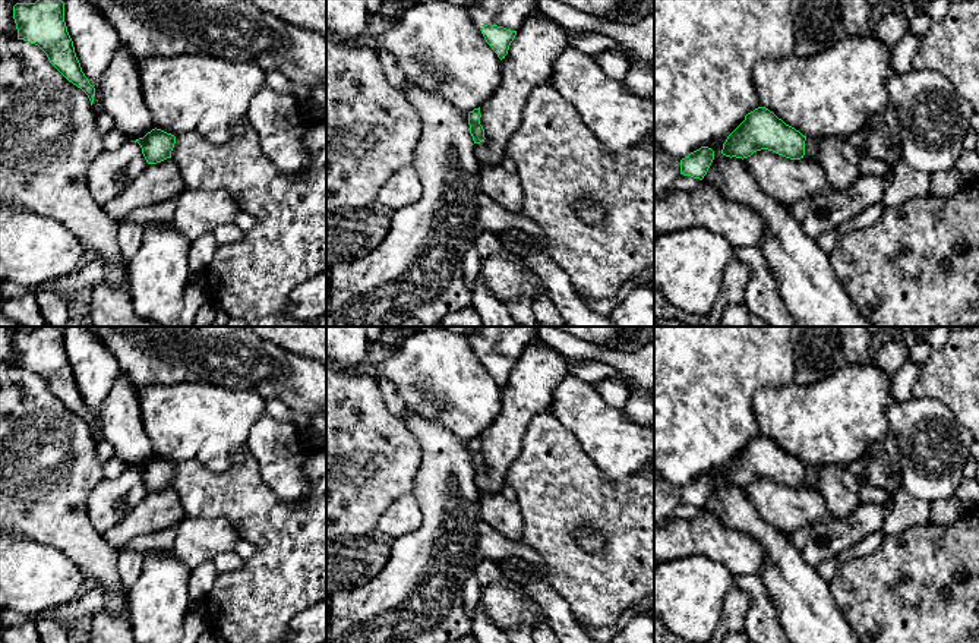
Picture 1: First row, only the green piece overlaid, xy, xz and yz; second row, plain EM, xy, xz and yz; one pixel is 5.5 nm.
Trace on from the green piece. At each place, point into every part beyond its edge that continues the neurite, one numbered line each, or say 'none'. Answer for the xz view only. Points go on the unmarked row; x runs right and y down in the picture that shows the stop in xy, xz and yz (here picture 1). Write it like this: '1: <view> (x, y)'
1: xz (509, 342)

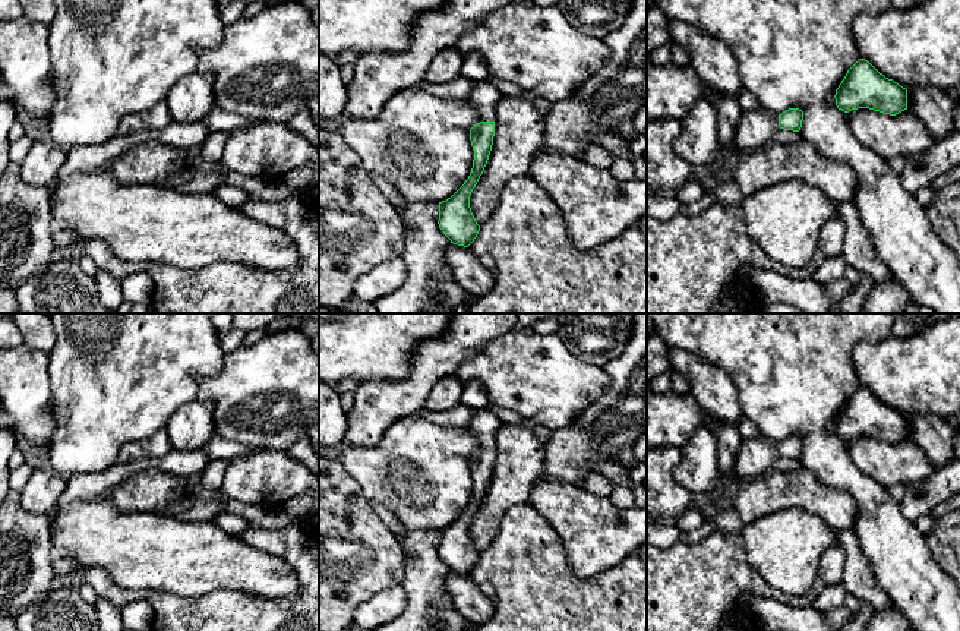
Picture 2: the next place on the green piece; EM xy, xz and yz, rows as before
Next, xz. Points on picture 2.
1: xz (485, 423)

